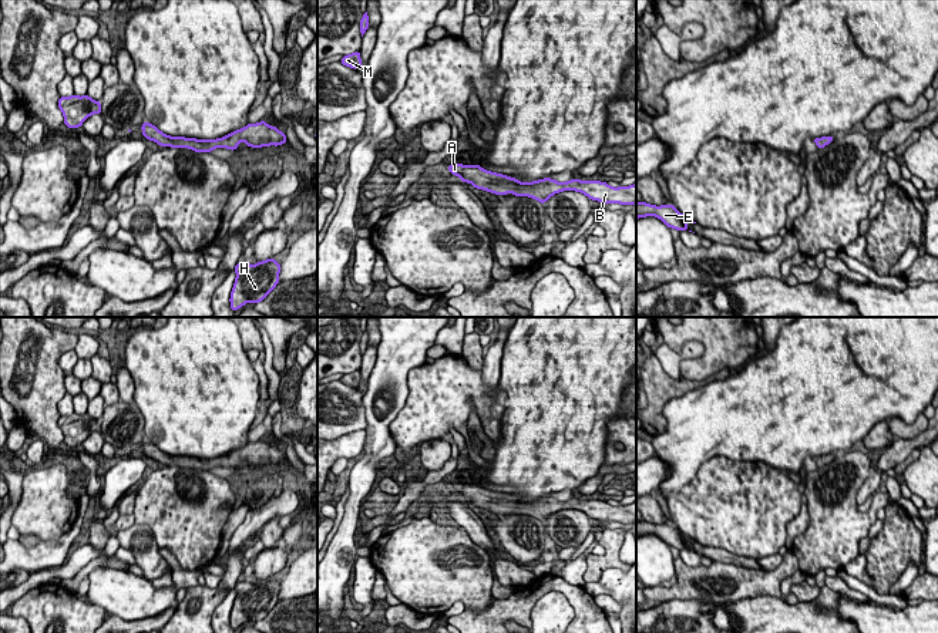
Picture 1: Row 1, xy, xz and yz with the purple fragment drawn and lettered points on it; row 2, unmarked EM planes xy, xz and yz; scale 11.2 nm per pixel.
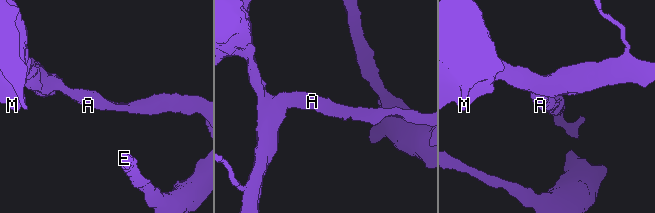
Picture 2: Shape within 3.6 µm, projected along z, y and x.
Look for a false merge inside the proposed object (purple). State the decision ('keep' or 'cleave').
keep

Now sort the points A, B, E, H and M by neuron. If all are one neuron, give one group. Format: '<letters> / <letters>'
A B E H M

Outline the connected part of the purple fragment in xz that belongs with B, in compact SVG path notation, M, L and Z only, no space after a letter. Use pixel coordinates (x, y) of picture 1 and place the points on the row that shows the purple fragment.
M453 164L447 171L457 175L463 182L471 183L477 189L488 191L495 195L501 193L502 196L508 192L515 196L529 196L541 203L545 203L552 195L562 191L582 192L589 199L604 203L636 203L636 183L631 186L613 188L606 182L579 181L574 178L568 182L557 182L551 178L544 178L534 182L520 182L515 178L483 169L480 164Z

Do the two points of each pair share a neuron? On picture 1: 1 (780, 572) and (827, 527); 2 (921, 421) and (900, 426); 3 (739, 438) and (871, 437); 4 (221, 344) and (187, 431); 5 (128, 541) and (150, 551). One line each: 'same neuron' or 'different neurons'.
1: different neurons
2: same neuron
3: different neurons
4: same neuron
5: same neuron

